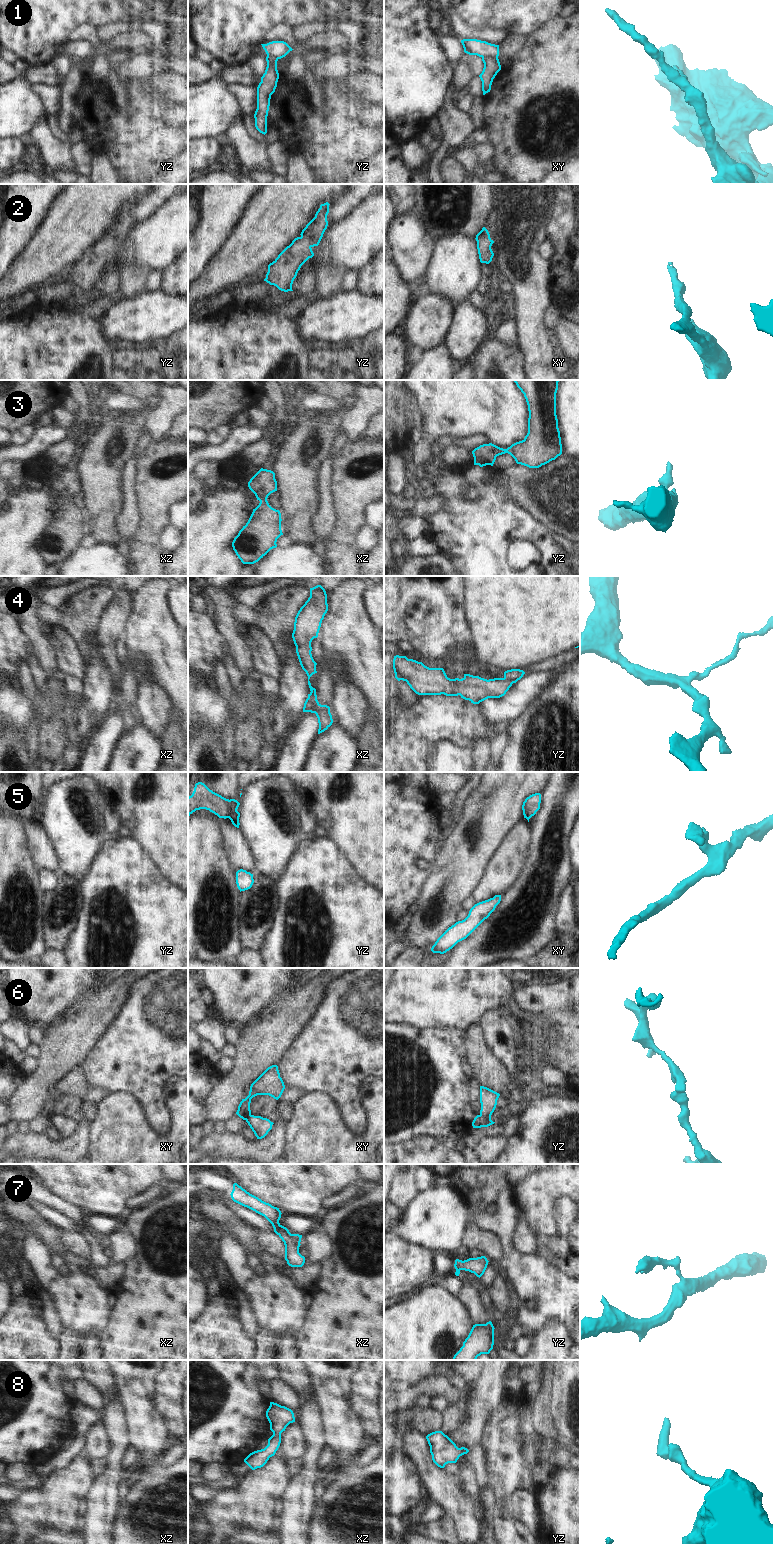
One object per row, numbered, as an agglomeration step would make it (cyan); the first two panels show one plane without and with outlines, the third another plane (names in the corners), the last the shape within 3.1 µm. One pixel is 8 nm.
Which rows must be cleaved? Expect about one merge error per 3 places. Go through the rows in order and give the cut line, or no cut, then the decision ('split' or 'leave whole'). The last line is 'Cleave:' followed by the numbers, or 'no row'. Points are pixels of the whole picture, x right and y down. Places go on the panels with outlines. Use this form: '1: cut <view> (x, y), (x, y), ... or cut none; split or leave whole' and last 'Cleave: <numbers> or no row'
1: cut xy (497, 56), (482, 58); split
2: cut none; leave whole
3: cut none; leave whole
4: cut none; leave whole
5: cut yz (236, 809), (227, 817); split
6: cut yz (480, 1114), (490, 1117); split
7: cut none; leave whole
8: cut none; leave whole
Cleave: 1, 5, 6

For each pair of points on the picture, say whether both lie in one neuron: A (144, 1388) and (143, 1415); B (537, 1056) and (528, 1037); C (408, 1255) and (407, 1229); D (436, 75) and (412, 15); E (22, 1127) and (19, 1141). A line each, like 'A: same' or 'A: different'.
A: same
B: same
C: different
D: same
E: different

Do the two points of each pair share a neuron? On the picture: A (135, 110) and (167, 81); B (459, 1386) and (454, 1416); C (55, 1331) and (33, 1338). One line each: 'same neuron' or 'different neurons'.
A: same neuron
B: same neuron
C: different neurons

